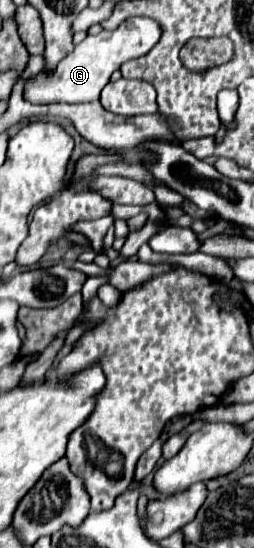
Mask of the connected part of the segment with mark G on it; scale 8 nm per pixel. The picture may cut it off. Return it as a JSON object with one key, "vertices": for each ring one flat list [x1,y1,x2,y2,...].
{"vertices":[[147,17,125,19,115,31,101,31,99,35,85,37,71,55,67,55,53,71,41,71,23,81,23,97,29,103,85,103,97,101,101,89,111,79,113,71,125,61,141,57,151,51,159,41,161,27]]}

